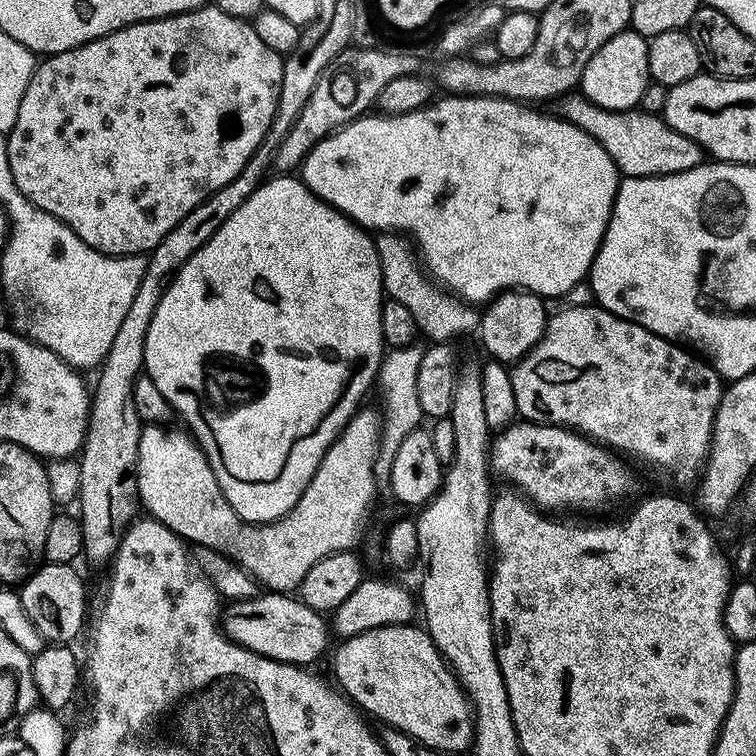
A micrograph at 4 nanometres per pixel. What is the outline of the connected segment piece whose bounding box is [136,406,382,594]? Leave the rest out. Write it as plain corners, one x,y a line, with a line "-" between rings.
361,407
352,415
348,425
340,431
339,438
326,450
314,478
310,478
296,505
282,519
274,520
271,524
249,524
247,520
241,520
236,515
236,511
230,506
230,502
226,502
218,486
218,478
214,478
214,470
206,454
187,431
163,424
141,427
136,481
143,511
145,508
148,511
145,513
151,519
174,530
174,534
178,534
181,540
196,546
209,547
218,554
228,556
239,567
244,568
261,589
285,594
295,593
314,562
322,562
322,558
335,552
355,549
356,539
368,520
368,511
372,508
372,499
375,498
378,487
374,467
382,427
381,413
375,407
368,407

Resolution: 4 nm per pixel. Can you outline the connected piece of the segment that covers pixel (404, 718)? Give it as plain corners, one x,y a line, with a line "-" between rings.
415,623
382,626
351,636
349,640
340,640
337,645
336,653
335,648
331,653
332,672
337,680
335,683
339,691
343,692
357,708
367,713
373,721
381,720
379,722
381,725
410,734
410,738
414,738
422,746
433,748
437,754
467,753
471,749
474,735
472,706
468,703
463,686
434,646
427,630

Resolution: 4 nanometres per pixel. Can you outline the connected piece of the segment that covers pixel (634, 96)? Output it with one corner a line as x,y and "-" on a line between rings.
625,30
614,34
614,38
610,38
610,42
606,42
606,46
602,46
602,50
590,58
578,88
586,99
606,110
627,112
639,105
649,83
648,40
637,32

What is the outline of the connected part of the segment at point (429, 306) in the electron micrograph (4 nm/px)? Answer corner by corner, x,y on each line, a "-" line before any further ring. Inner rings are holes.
382,232
375,237
378,262
382,270
382,282
387,299
402,302
410,310
416,323
416,331
428,342
452,342
455,336
480,331
480,312
449,294
424,271
413,245
403,235

